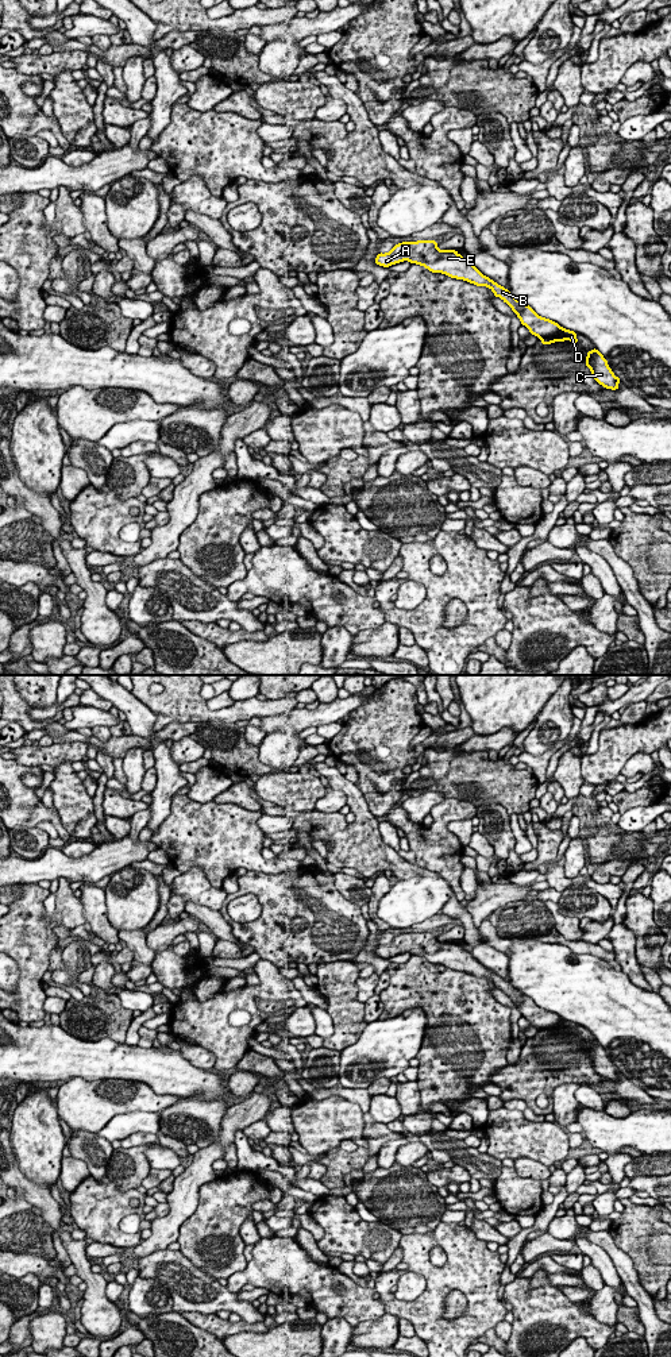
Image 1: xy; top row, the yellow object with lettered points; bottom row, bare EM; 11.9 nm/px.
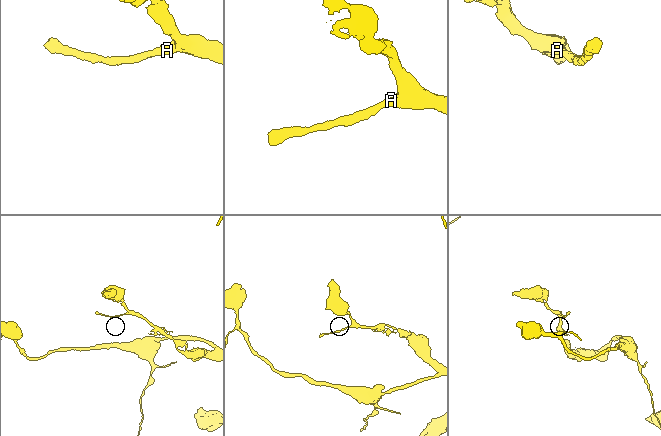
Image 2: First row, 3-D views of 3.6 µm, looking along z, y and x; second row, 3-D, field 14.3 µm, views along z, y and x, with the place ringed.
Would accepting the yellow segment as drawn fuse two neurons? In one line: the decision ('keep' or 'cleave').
cleave

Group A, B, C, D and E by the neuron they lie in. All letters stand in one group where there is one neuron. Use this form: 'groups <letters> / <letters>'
groups A B C E / D

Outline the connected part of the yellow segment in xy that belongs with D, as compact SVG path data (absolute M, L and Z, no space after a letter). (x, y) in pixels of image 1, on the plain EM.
M562 1019L562 1022L558 1026L551 1026L548 1029L543 1029L541 1034L543 1036L551 1036L555 1033L564 1033L564 1032L571 1032L574 1034L578 1034L576 1023Z

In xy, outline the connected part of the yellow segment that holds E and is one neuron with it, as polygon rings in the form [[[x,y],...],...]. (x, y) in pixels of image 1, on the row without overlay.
[[[435,932],[402,933],[386,944],[379,944],[375,955],[389,959],[398,953],[409,952],[421,956],[432,964],[443,964],[451,969],[463,971],[477,978],[487,978],[495,988],[506,994],[517,1006],[521,1015],[539,1030],[558,1026],[562,1018],[539,1007],[529,996],[517,991],[508,980],[483,967],[470,952],[464,951],[455,941],[439,941]]]

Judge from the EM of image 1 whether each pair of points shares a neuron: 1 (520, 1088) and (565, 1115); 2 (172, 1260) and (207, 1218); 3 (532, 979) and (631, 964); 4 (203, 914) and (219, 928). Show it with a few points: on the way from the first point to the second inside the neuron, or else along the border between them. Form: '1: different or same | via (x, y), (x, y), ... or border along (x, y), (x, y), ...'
1: different | border along (579, 1084), (562, 1083), (554, 1090), (550, 1099)
2: different | border along (178, 1251), (203, 1271)
3: different | border along (621, 970), (633, 983), (646, 990)
4: same | via (207, 917), (215, 924)

